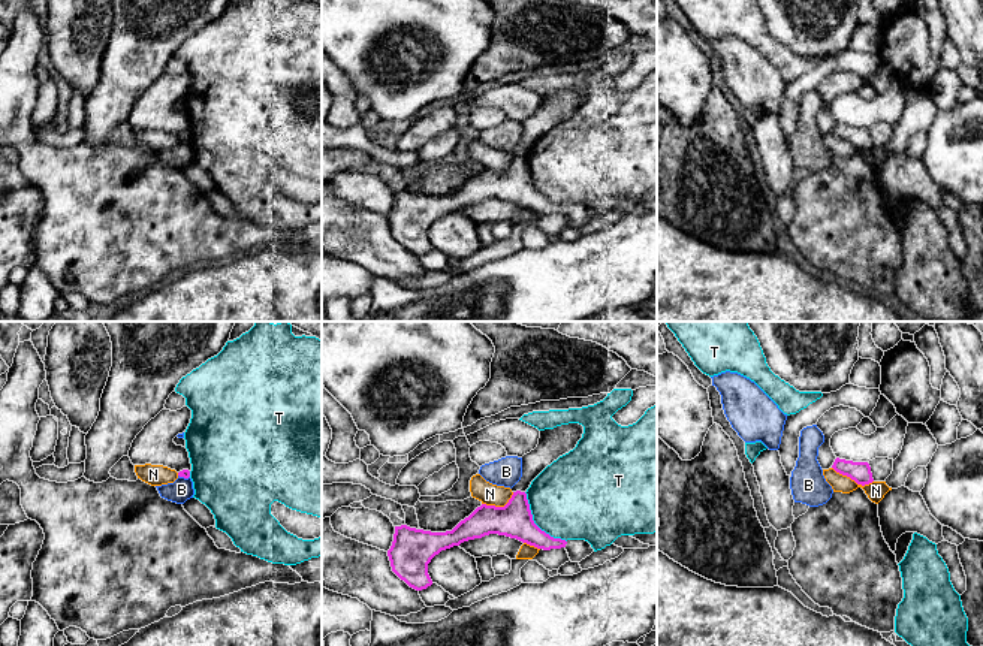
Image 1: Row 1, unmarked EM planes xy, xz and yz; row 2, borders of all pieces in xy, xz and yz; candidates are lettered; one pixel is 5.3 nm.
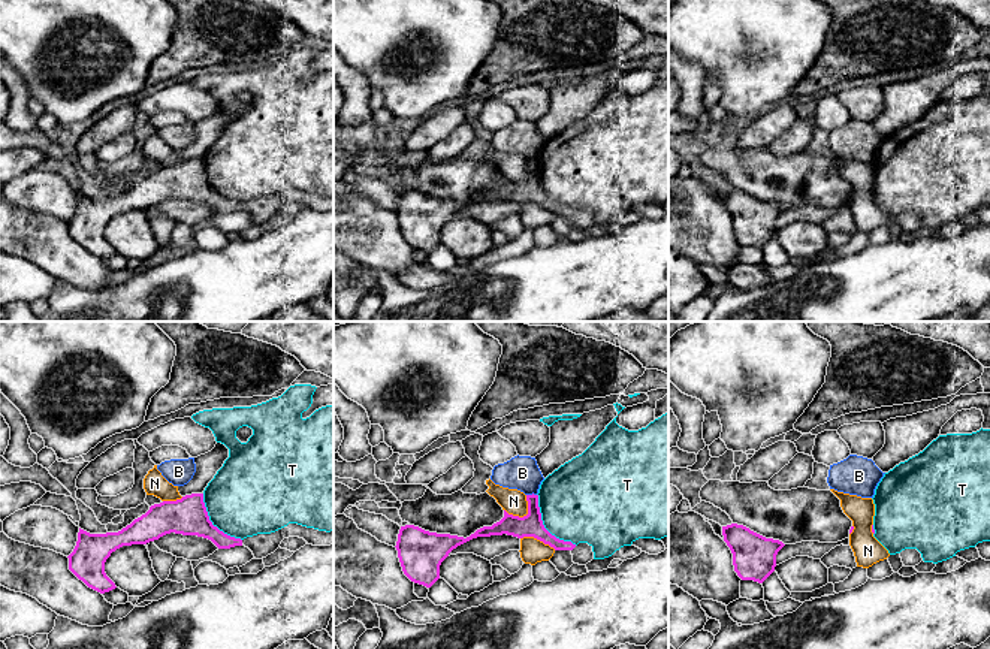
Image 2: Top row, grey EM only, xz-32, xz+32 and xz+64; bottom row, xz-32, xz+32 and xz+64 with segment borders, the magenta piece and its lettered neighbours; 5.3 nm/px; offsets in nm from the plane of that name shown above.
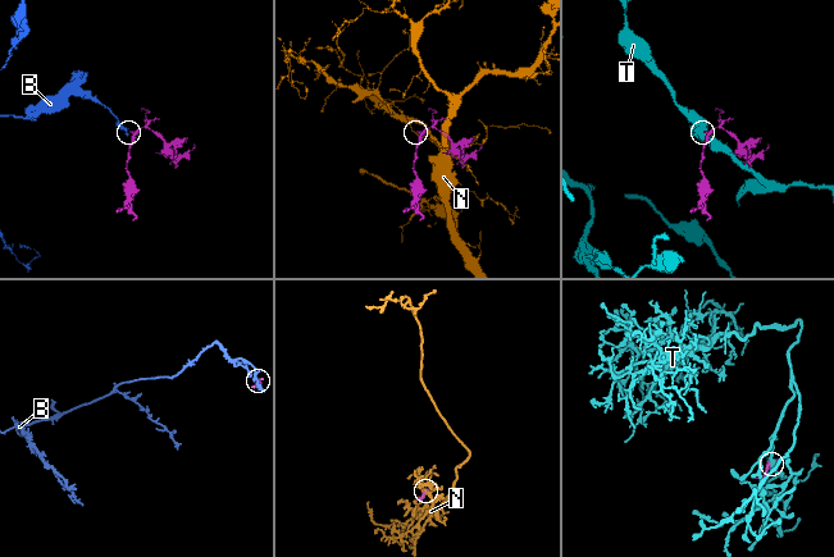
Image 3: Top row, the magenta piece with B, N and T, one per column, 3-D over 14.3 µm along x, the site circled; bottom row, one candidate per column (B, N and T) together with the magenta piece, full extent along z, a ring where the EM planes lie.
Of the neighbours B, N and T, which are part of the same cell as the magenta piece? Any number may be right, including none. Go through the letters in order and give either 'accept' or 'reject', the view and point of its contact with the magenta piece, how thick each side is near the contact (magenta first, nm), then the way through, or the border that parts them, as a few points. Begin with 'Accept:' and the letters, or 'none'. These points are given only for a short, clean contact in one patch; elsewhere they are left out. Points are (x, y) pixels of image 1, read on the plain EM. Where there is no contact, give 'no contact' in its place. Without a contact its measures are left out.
Accept: none
B: reject | xy (184, 142) | 50/120 nm | along xy (178, 139), (189, 142)
N: reject | yz (853, 144) | 110/110 nm
T: reject | xz (534, 189) | 190/440 nm

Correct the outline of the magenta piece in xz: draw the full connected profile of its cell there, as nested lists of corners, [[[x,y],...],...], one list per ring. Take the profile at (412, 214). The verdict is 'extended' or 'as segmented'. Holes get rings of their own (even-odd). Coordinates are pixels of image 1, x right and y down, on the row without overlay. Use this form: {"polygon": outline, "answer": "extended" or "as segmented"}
{"polygon": [[[516,156],[504,172],[482,169],[452,196],[431,197],[395,191],[393,206],[388,215],[392,236],[416,256],[432,250],[428,229],[441,215],[489,199],[506,200],[537,214],[566,212],[567,206],[554,203],[533,185],[527,159]]], "answer": "as segmented"}

